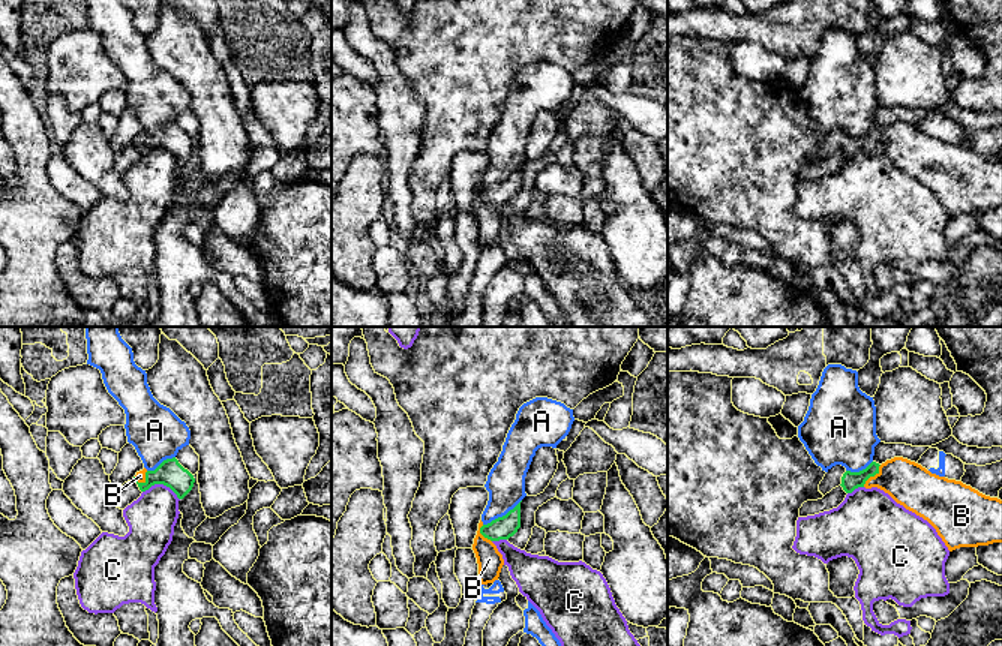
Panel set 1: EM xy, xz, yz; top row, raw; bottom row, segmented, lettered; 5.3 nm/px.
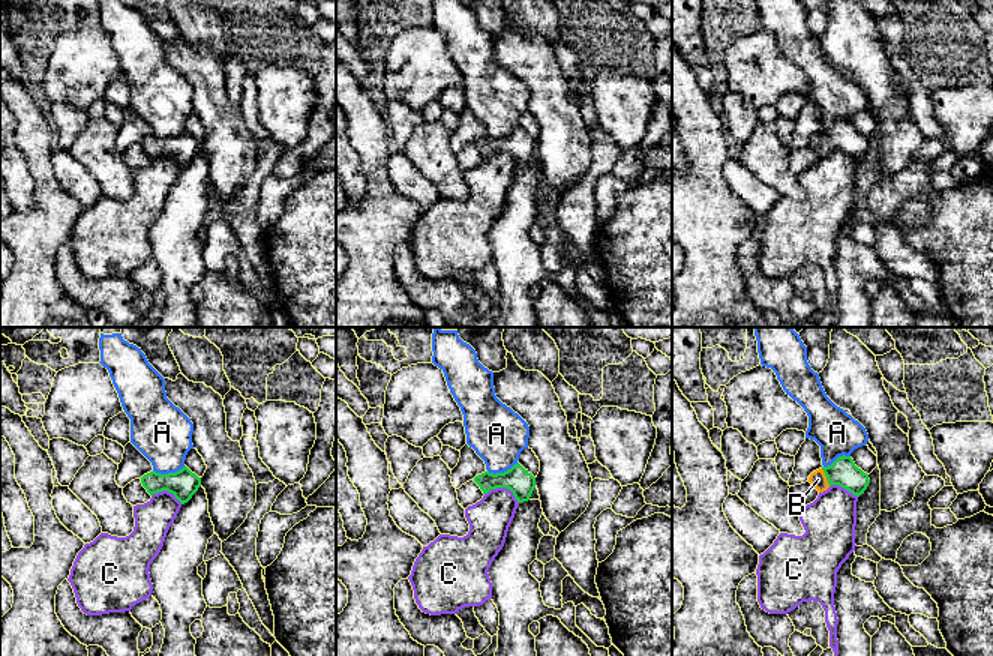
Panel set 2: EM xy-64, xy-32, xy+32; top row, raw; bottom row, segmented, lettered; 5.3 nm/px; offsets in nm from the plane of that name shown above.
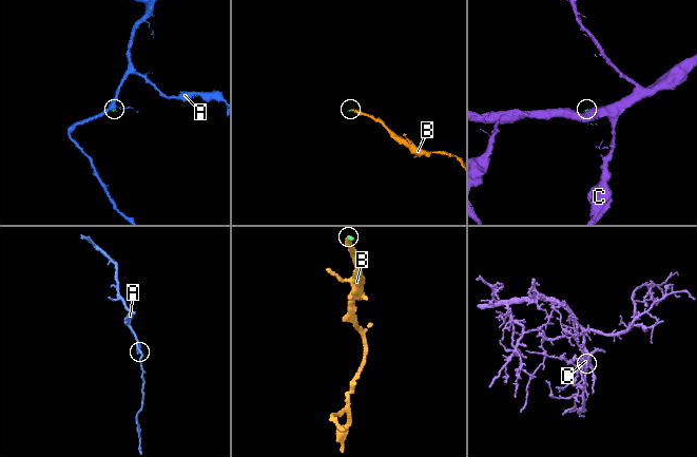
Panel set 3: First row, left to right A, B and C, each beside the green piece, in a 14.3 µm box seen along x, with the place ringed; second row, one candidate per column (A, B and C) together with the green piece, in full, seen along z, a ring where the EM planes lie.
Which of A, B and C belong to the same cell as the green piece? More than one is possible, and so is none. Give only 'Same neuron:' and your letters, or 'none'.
Same neuron: B

